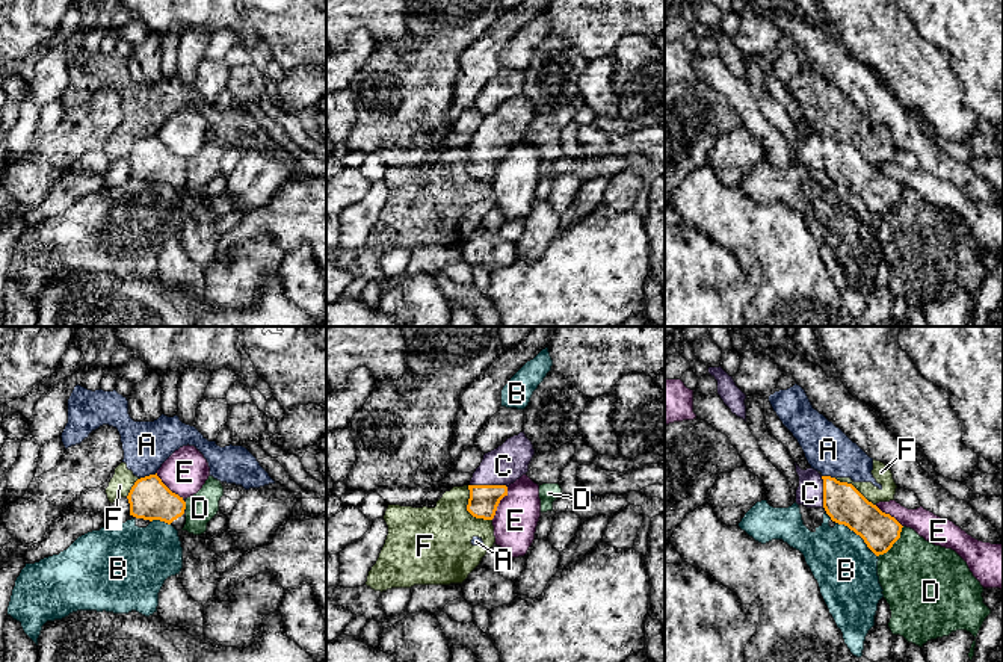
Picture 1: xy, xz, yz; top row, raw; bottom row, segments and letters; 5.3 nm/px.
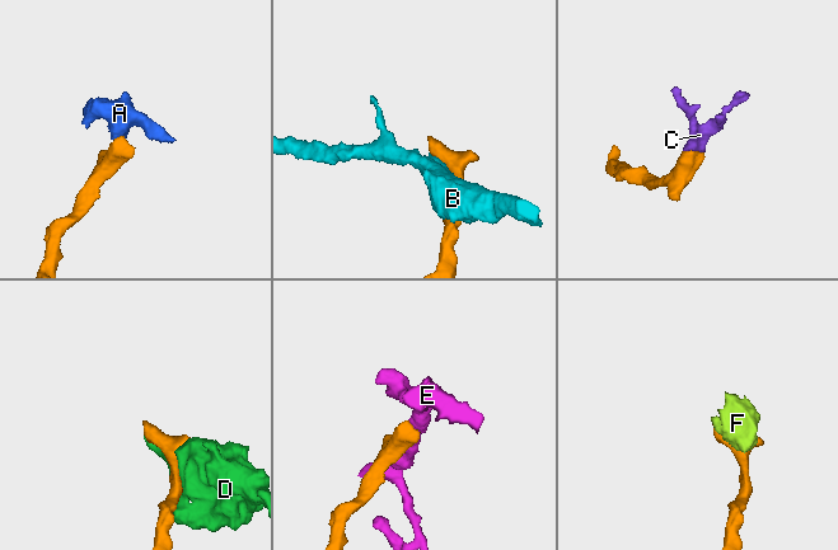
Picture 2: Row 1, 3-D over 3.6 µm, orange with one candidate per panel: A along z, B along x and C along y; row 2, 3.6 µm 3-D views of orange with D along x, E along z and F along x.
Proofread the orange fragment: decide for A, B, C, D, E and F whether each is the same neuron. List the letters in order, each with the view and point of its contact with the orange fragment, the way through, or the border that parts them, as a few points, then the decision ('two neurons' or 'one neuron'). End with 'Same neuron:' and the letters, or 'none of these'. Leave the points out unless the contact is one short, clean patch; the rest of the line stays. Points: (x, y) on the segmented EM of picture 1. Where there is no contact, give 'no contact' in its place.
A: meets orange in xy at (150, 475); border along xy (156, 472), (141, 478); two neurons
B: meets orange in yz at (858, 534); two neurons
C: meets orange in xz at (488, 485); runs through xz (484, 499), (488, 485), (503, 466); one neuron
D: meets orange in yz at (894, 541); two neurons
E: meets orange in xz at (499, 502); two neurons
F: meets orange in xz at (467, 510); two neurons
Same neuron: C

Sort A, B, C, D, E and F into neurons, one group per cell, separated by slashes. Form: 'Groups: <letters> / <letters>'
Groups: A F / B / C / D / E

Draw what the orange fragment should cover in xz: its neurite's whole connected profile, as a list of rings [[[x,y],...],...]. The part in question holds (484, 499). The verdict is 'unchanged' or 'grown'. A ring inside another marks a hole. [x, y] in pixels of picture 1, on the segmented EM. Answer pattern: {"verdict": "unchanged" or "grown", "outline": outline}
{"verdict": "grown", "outline": [[[524,431],[485,453],[468,485],[467,511],[476,518],[492,520],[508,487],[529,472],[533,455]]]}

